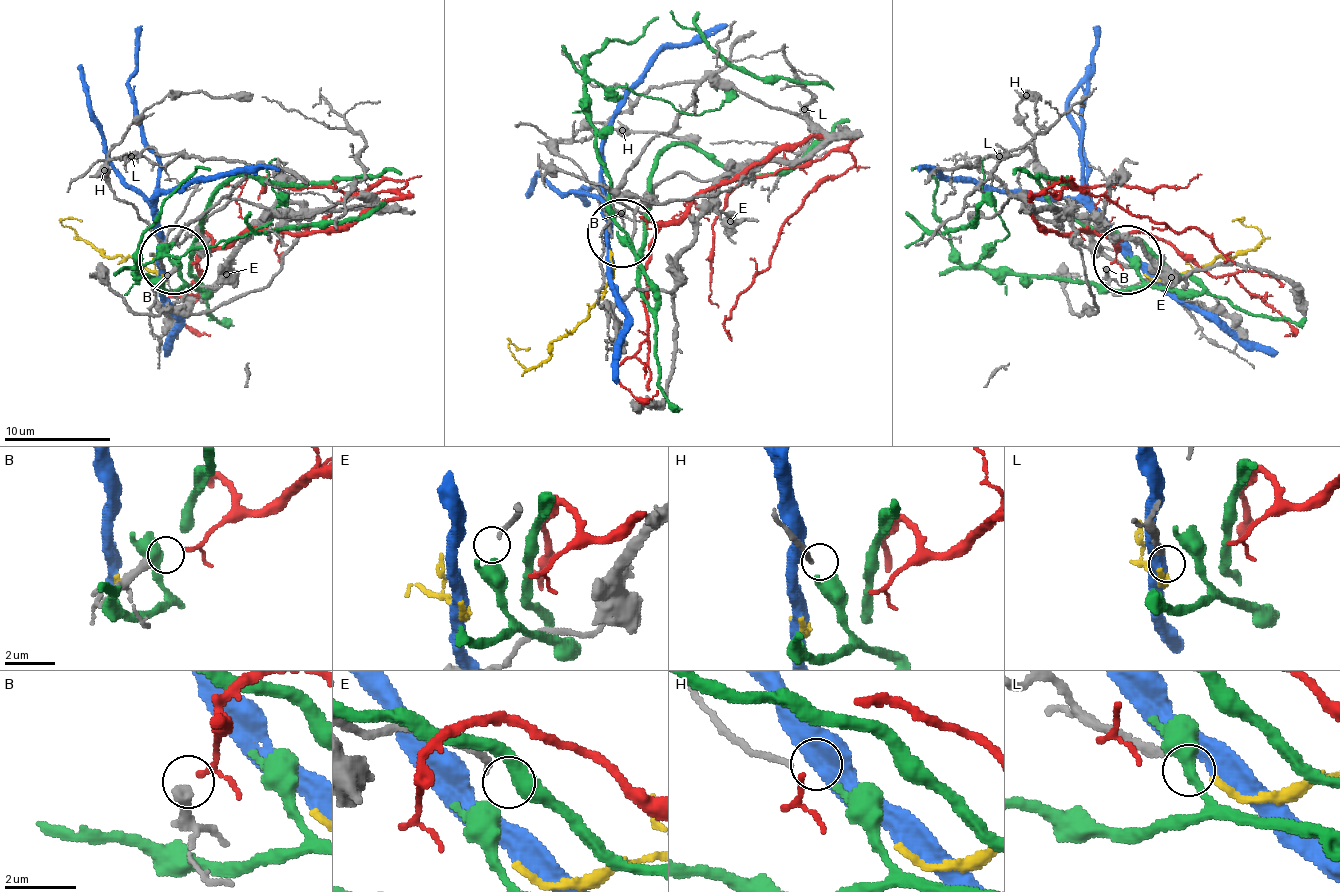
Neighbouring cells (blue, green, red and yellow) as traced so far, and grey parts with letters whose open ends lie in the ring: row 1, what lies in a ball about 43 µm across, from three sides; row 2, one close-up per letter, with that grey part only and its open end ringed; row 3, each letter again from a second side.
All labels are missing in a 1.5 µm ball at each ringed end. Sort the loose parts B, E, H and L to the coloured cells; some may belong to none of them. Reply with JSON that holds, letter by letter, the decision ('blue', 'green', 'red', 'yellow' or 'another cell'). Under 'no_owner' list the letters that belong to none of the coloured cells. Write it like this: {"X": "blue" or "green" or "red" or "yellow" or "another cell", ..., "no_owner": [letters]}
{"B": "red", "E": "another cell", "H": "green", "L": "yellow", "no_owner": ["E"]}

